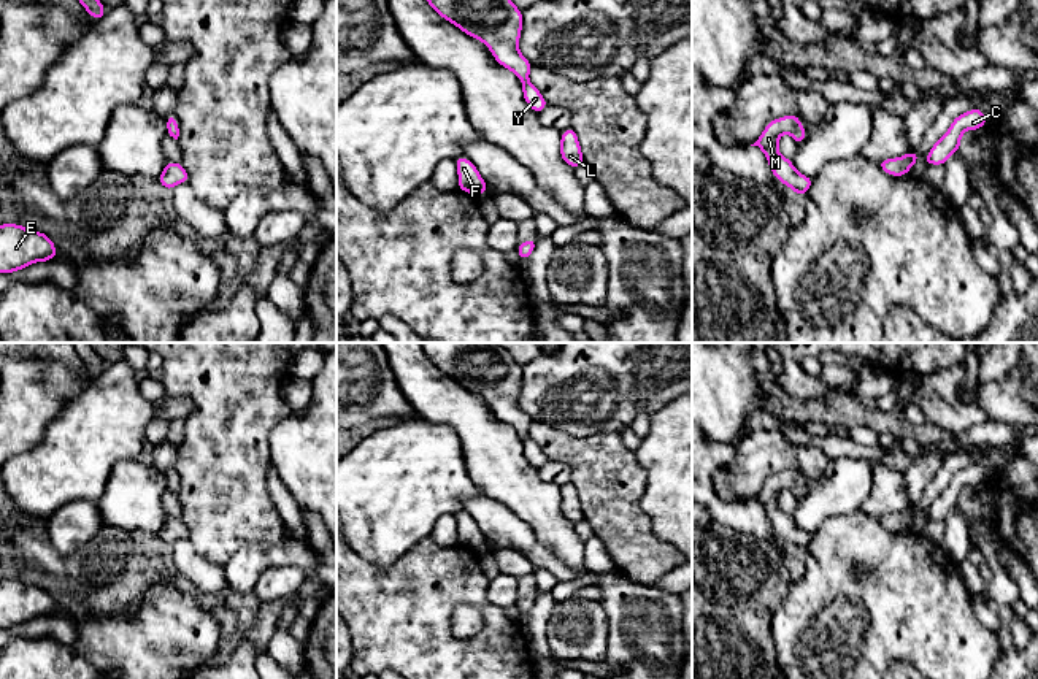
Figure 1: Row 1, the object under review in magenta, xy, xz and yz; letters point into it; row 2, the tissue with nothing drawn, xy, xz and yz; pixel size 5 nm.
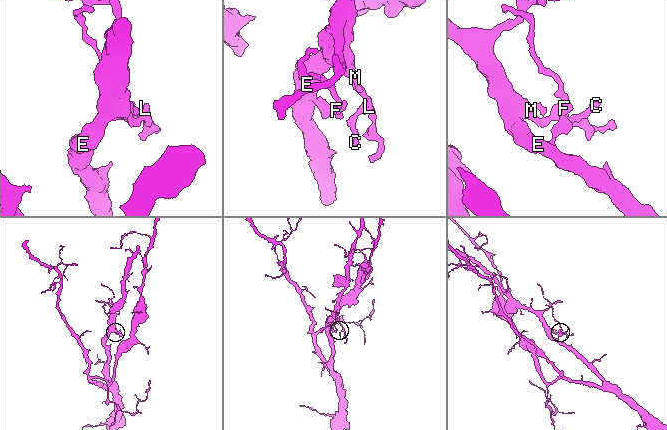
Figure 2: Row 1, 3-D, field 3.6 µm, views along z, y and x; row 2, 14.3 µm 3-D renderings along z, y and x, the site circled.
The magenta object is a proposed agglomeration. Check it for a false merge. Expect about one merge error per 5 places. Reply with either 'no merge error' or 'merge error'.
no merge error

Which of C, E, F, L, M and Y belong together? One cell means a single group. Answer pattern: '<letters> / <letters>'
C E F L M Y

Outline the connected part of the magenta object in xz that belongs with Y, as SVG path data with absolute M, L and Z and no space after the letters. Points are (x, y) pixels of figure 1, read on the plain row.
M421 343L429 360L463 389L482 397L494 414L524 438L527 460L541 468L549 458L529 436L532 419L519 408L522 366L498 343Z

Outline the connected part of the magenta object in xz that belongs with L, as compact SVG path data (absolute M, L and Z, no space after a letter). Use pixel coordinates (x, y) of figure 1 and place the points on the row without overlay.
M571 481L560 492L560 511L562 516L571 524L584 519L582 506Z

